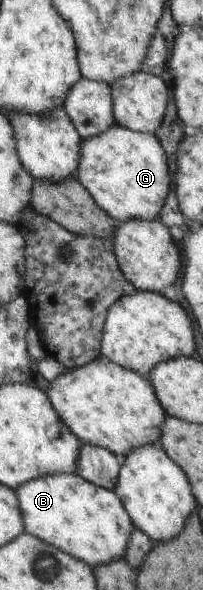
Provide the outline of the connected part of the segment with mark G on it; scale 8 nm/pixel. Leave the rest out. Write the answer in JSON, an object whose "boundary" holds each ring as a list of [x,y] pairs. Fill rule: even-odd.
{"boundary":[[[118,124],[83,141],[76,178],[100,209],[119,223],[126,220],[155,221],[170,189],[174,189],[173,172],[158,138]]]}

